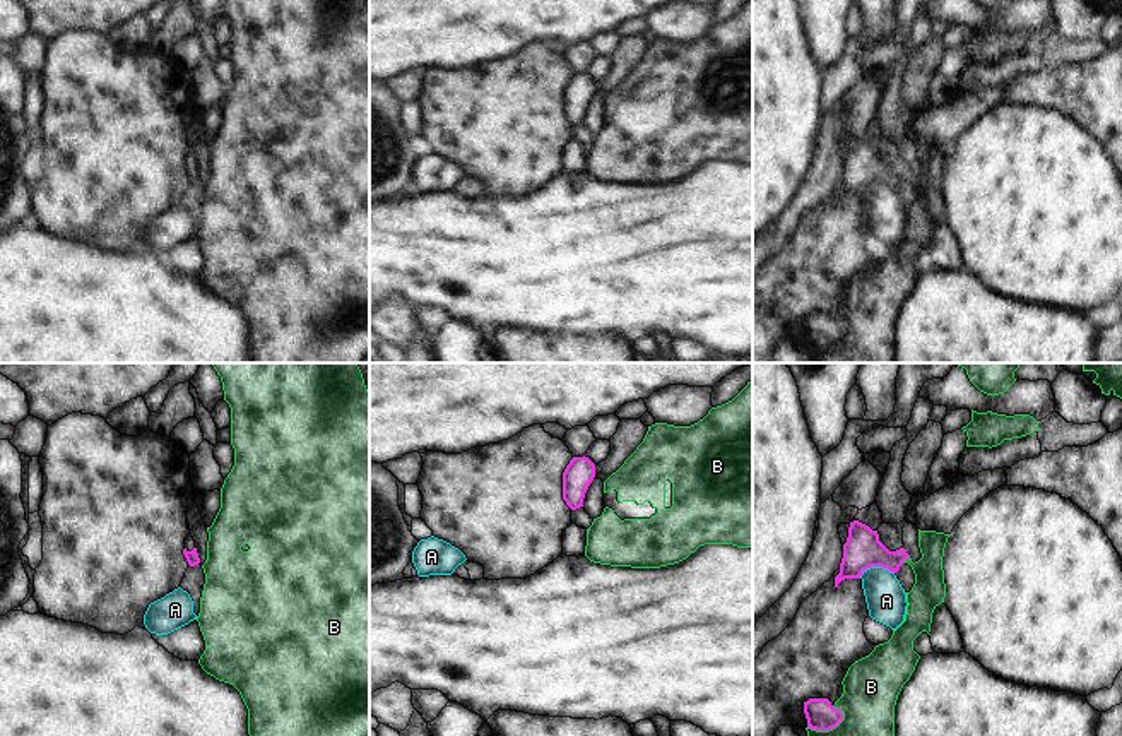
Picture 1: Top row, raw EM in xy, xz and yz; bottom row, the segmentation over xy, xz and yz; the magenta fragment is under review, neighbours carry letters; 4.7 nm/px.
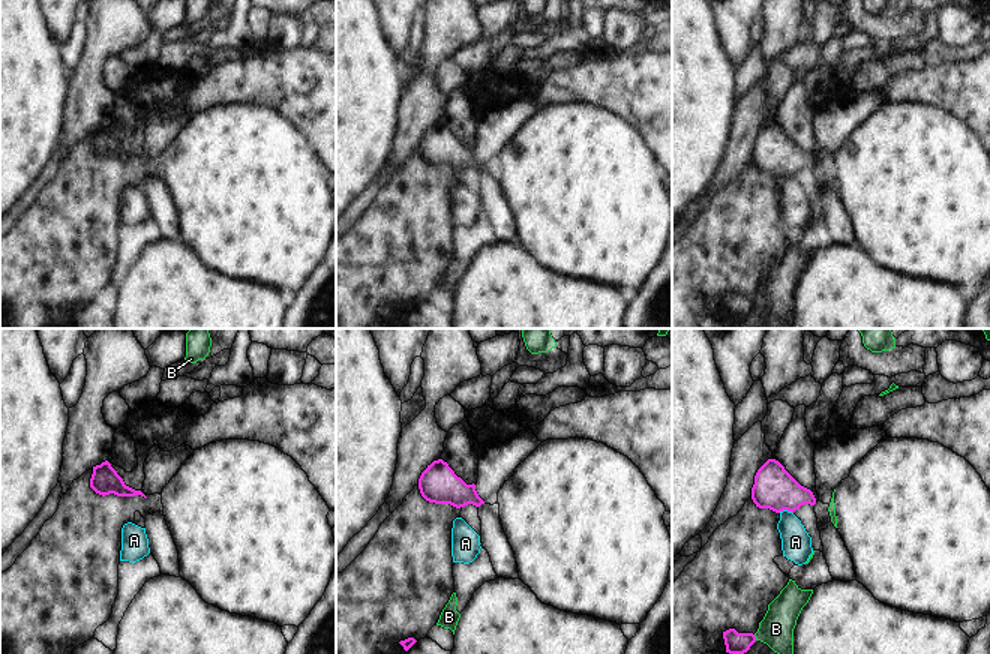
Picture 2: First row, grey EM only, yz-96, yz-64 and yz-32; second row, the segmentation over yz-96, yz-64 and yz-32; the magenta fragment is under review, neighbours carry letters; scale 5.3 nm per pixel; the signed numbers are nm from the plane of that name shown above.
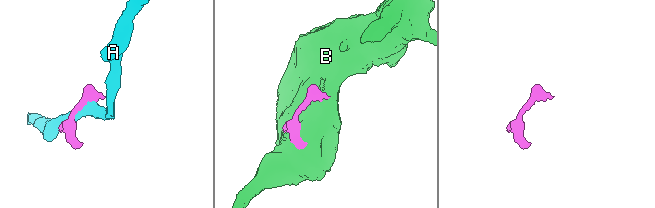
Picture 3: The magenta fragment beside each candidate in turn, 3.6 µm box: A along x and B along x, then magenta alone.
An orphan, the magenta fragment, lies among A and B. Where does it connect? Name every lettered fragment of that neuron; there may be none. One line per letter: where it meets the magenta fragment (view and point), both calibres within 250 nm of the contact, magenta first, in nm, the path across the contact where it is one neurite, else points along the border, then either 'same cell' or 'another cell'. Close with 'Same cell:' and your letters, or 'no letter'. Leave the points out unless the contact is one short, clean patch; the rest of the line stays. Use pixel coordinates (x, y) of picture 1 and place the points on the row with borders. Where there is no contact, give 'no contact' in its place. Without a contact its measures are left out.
A: meets magenta in yz at (874, 565); 180 nm thick on the magenta side, 190 nm on the other; another cell
B: meets magenta in yz at (828, 730); 140 nm thick on the magenta side, 260 nm on the other; another cell
Same cell: no letter

